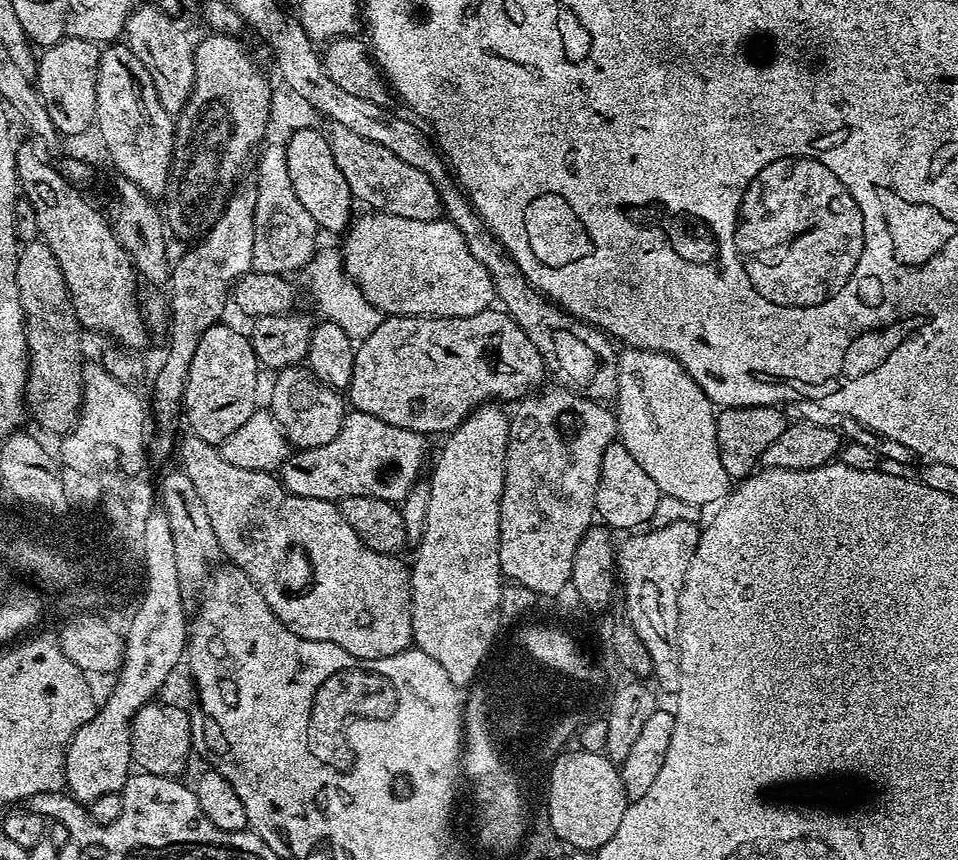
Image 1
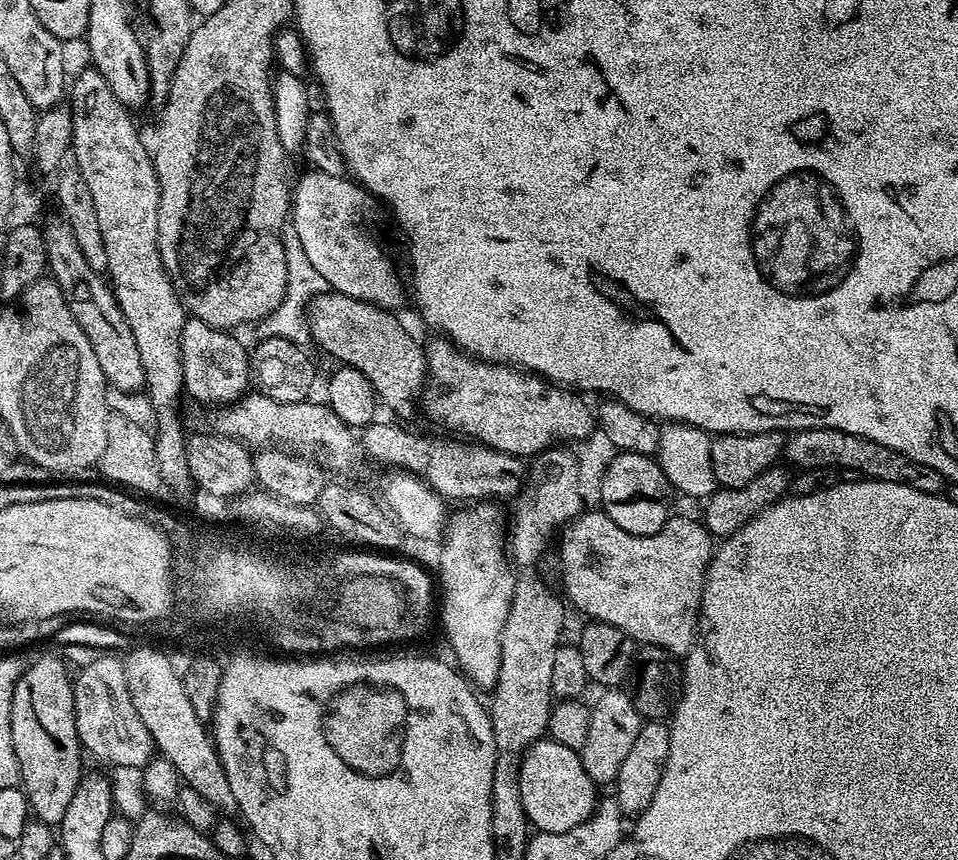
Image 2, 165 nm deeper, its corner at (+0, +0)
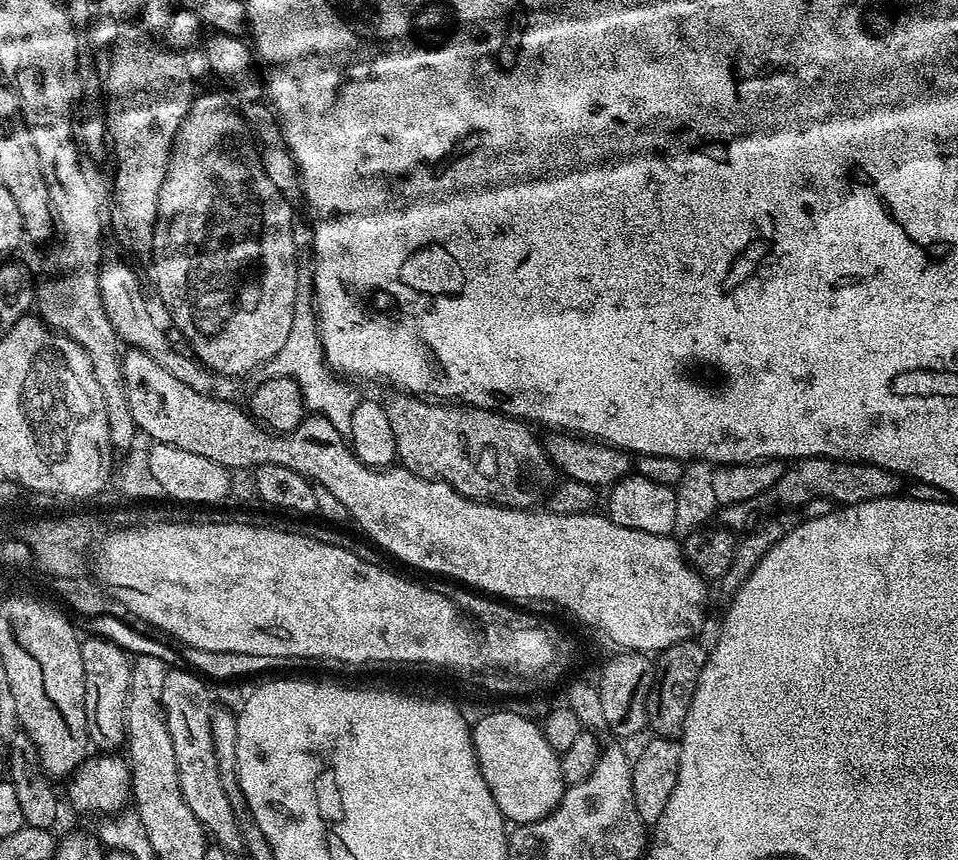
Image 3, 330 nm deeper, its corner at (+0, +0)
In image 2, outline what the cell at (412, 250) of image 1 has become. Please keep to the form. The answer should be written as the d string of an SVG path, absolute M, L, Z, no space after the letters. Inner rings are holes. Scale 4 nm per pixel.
M308 170L296 184L294 184L290 198L290 226L298 234L302 243L302 250L306 258L313 263L314 270L321 274L331 291L346 294L347 297L358 298L376 307L388 311L397 311L406 300L406 290L398 282L398 274L393 262L382 252L379 244L356 223L354 218L362 217L366 210L374 205L373 197L364 191L357 181L346 176L324 174L315 170Z

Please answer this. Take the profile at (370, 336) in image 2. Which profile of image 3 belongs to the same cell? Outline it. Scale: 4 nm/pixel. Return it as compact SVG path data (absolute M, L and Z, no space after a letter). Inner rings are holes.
M396 394L392 401L387 401L386 407L390 418L390 430L394 430L399 463L409 468L416 476L446 482L468 500L498 504L502 508L528 510L539 505L536 503L543 496L545 499L546 493L557 483L557 469L548 456L541 437L536 437L531 432L533 429L523 420L489 408L457 406L452 402L429 402L411 394Z

